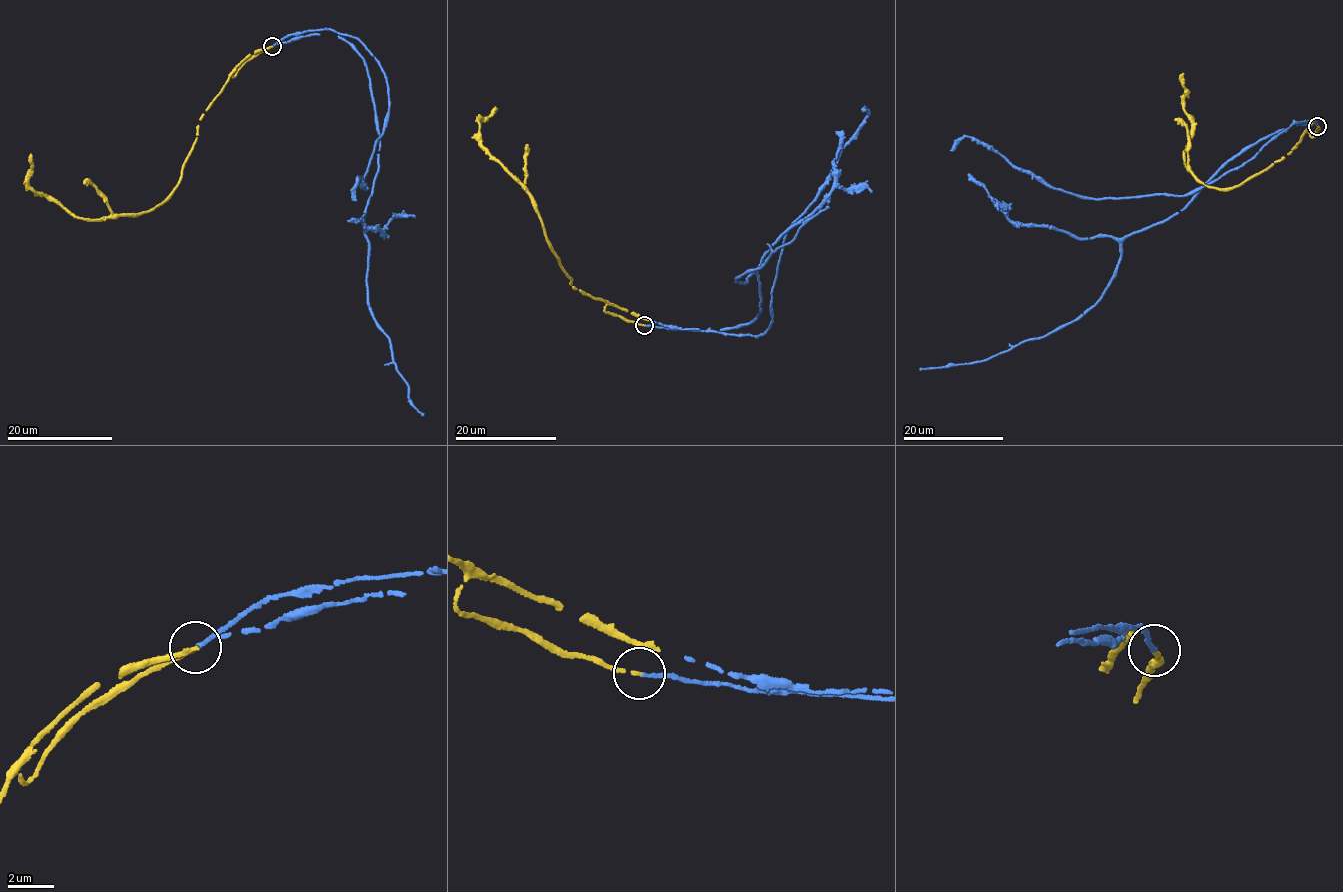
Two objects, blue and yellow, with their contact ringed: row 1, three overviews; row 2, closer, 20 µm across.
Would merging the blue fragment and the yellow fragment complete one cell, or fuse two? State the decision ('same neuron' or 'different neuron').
same neuron

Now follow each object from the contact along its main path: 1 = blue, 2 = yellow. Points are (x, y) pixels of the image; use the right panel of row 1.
1: (1317, 126), (1294, 123), (1249, 145), (1183, 209), (1129, 235), (1114, 278), (1075, 320), (978, 361), (919, 369)
2: (1317, 126), (1312, 137), (1307, 131), (1288, 154), (1240, 184), (1210, 187), (1185, 163), (1193, 130), (1183, 73)

